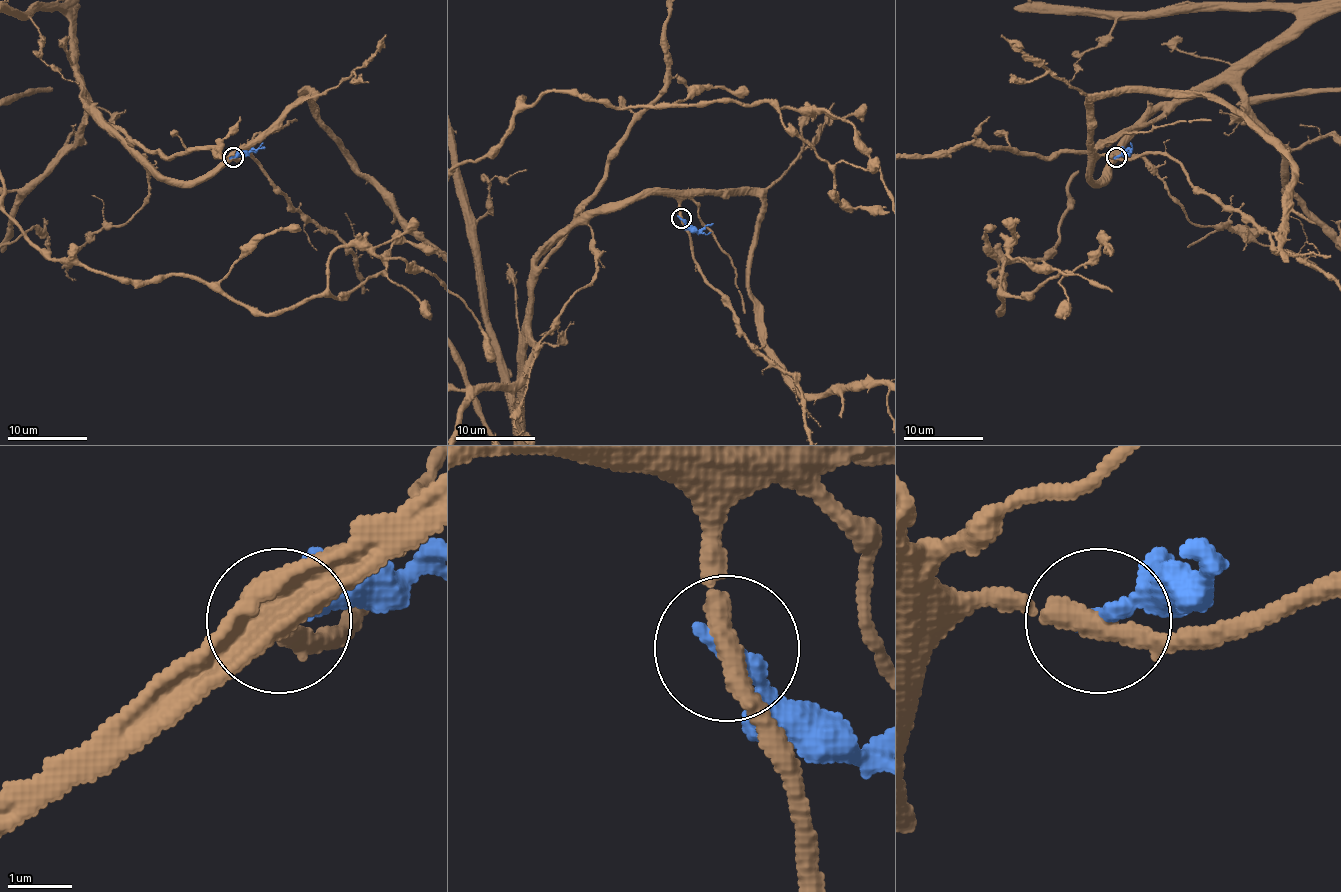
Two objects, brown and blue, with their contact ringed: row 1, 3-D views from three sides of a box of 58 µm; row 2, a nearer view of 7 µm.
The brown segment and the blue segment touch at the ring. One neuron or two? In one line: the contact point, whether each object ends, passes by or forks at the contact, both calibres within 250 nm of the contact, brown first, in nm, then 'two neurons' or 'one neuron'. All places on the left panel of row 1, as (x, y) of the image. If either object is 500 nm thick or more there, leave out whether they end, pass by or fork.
(233, 157) | brown passes by | blue ends | 340/280 nm | two neurons

